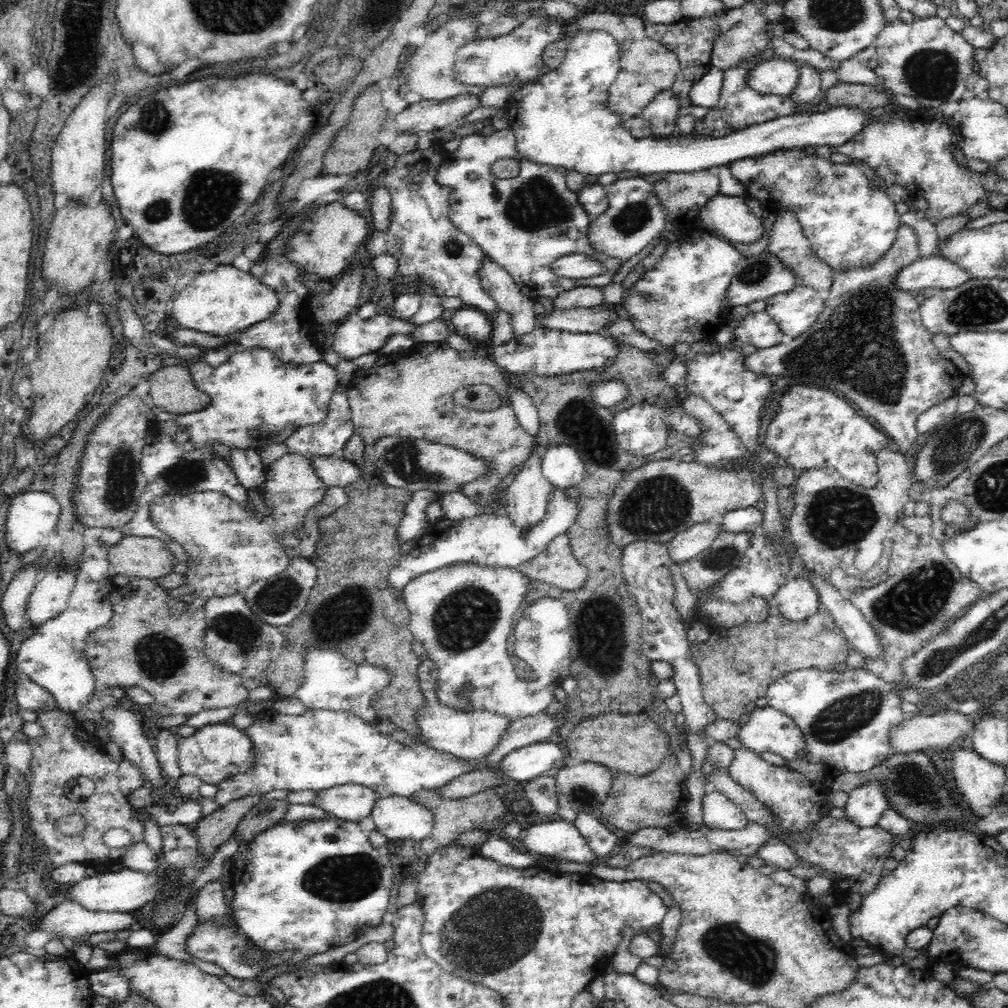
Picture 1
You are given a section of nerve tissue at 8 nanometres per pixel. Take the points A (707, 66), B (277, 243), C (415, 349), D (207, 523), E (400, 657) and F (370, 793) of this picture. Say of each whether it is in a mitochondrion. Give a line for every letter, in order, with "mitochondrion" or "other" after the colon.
A: other
B: mitochondrion
C: other
D: other
E: other
F: other

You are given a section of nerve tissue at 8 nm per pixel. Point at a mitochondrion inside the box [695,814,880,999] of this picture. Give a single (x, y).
(751, 960)

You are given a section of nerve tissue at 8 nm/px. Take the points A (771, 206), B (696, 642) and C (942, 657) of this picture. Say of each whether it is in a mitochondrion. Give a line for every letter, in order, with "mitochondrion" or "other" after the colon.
A: other
B: other
C: mitochondrion

